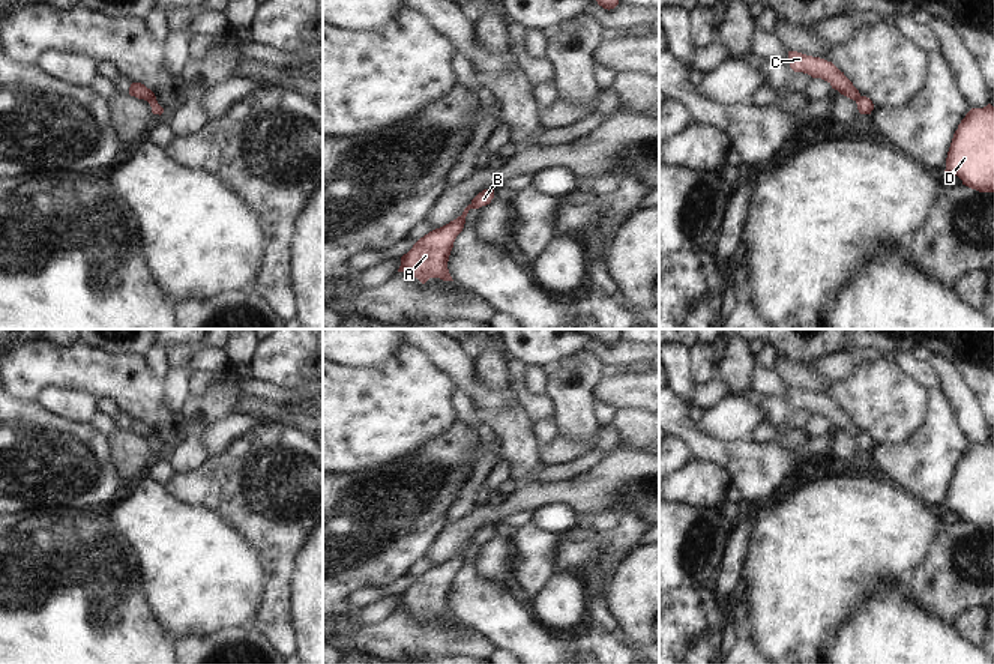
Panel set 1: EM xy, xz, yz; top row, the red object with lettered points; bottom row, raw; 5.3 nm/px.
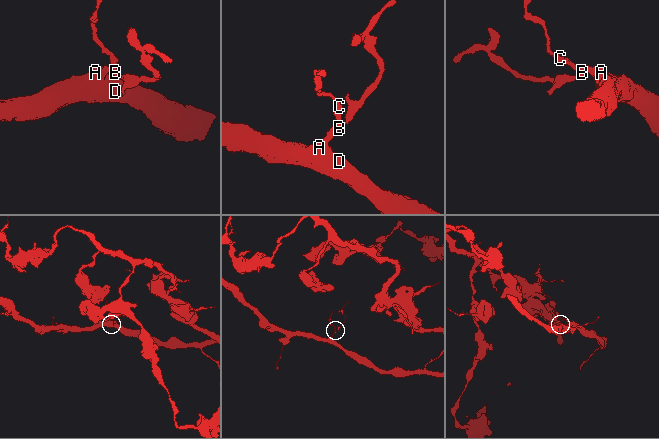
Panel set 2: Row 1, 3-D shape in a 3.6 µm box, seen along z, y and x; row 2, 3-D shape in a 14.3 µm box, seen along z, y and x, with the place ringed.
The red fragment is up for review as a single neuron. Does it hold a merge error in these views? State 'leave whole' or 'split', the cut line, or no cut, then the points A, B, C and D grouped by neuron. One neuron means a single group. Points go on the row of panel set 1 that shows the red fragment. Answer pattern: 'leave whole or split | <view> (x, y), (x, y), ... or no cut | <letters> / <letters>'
split | xy (155, 96), (147, 101) | A C D / B

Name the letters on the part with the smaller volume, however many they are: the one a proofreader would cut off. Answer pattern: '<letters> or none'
B

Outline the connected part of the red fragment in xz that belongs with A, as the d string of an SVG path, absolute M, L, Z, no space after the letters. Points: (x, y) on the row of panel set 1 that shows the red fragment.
M468 204L456 219L420 237L413 248L401 257L398 272L407 272L422 284L429 278L453 281L447 269L447 261L453 242L462 231L470 209L471 204Z

